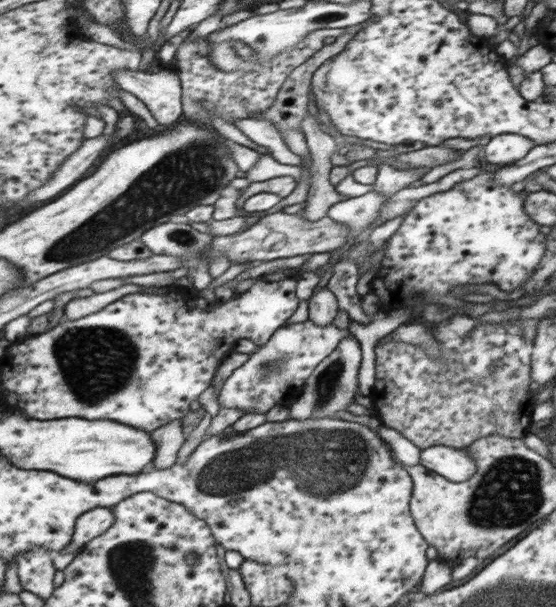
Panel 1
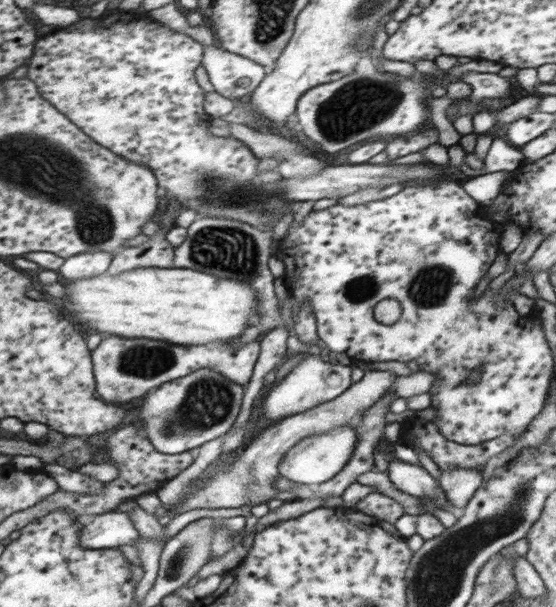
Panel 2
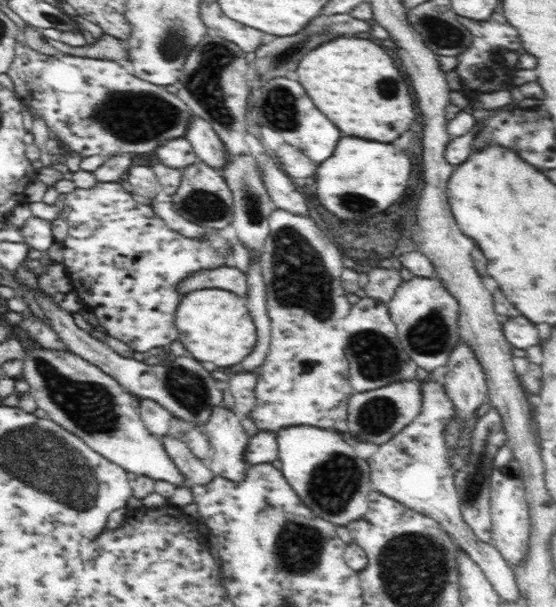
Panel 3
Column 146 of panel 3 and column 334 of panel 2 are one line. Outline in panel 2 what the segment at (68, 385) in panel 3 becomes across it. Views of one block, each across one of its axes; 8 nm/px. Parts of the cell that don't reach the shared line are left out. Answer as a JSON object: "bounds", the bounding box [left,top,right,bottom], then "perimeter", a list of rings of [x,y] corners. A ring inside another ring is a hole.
{"bounds":[278,426,357,487],"perimeter":[[[337,426],[322,434],[311,434],[299,440],[278,464],[279,475],[289,481],[316,487],[336,477],[348,464],[354,452],[357,441],[357,431],[353,426]]]}

